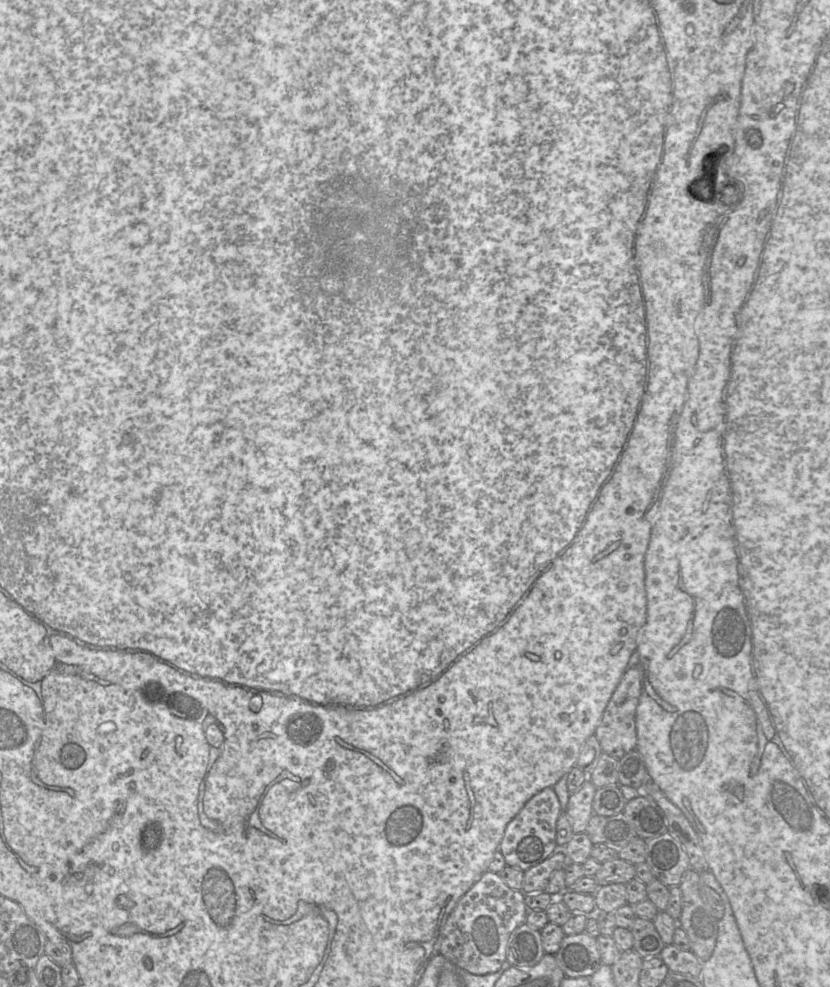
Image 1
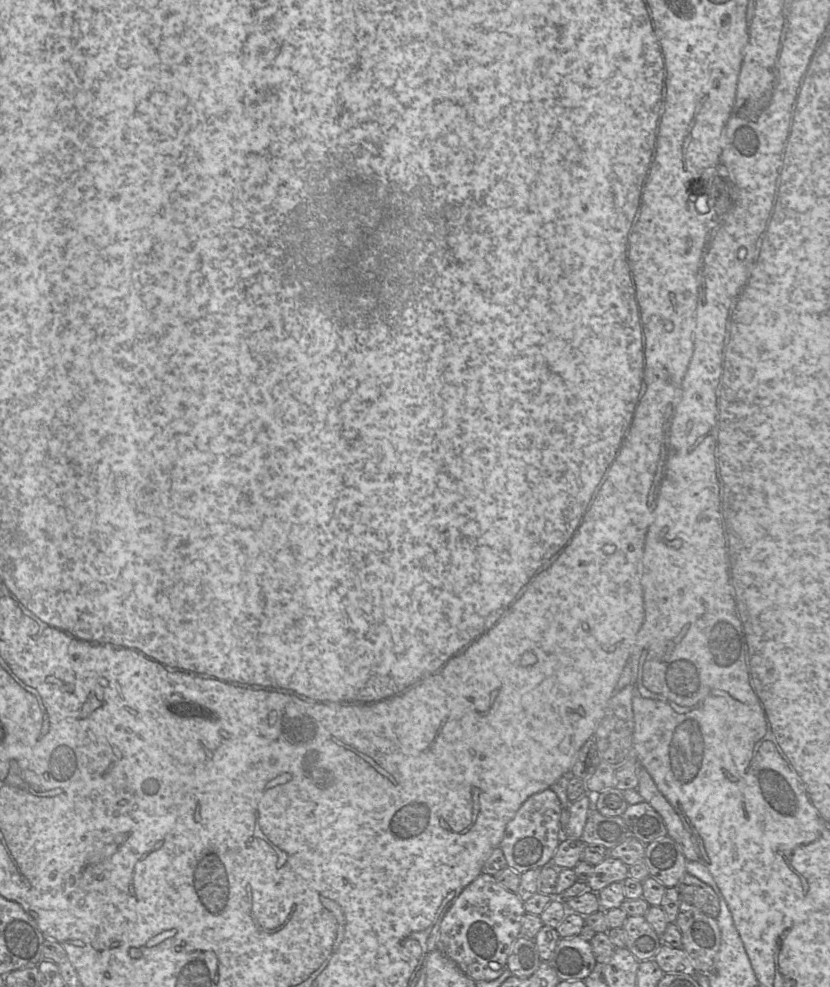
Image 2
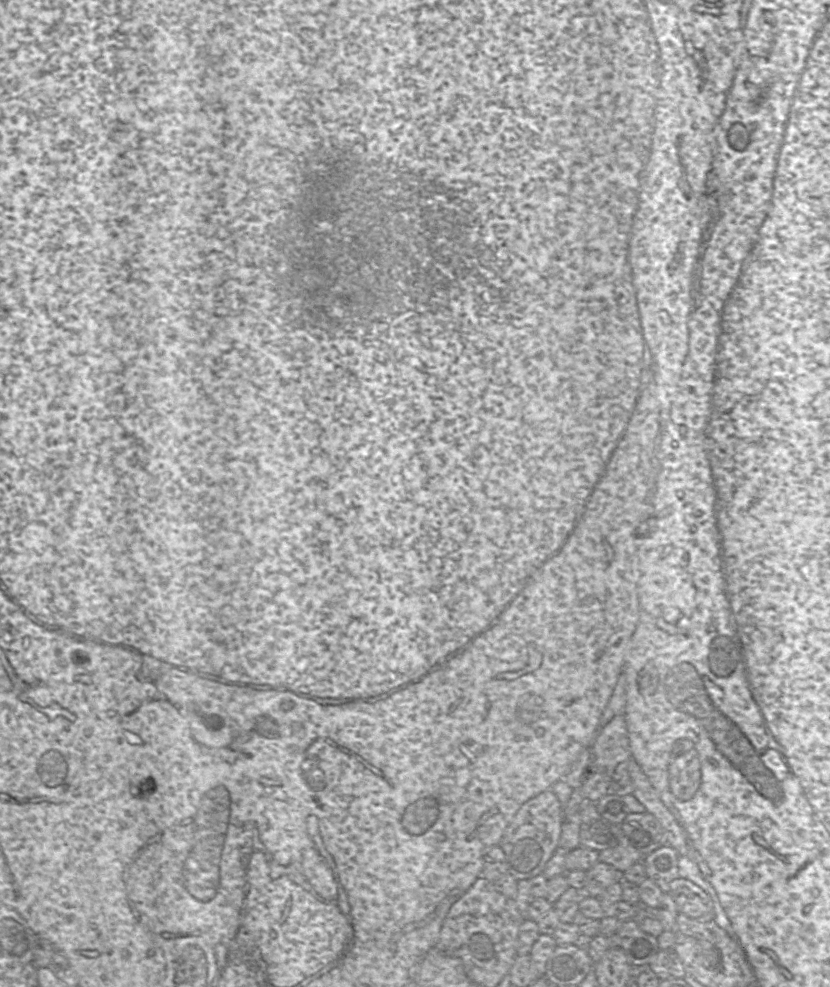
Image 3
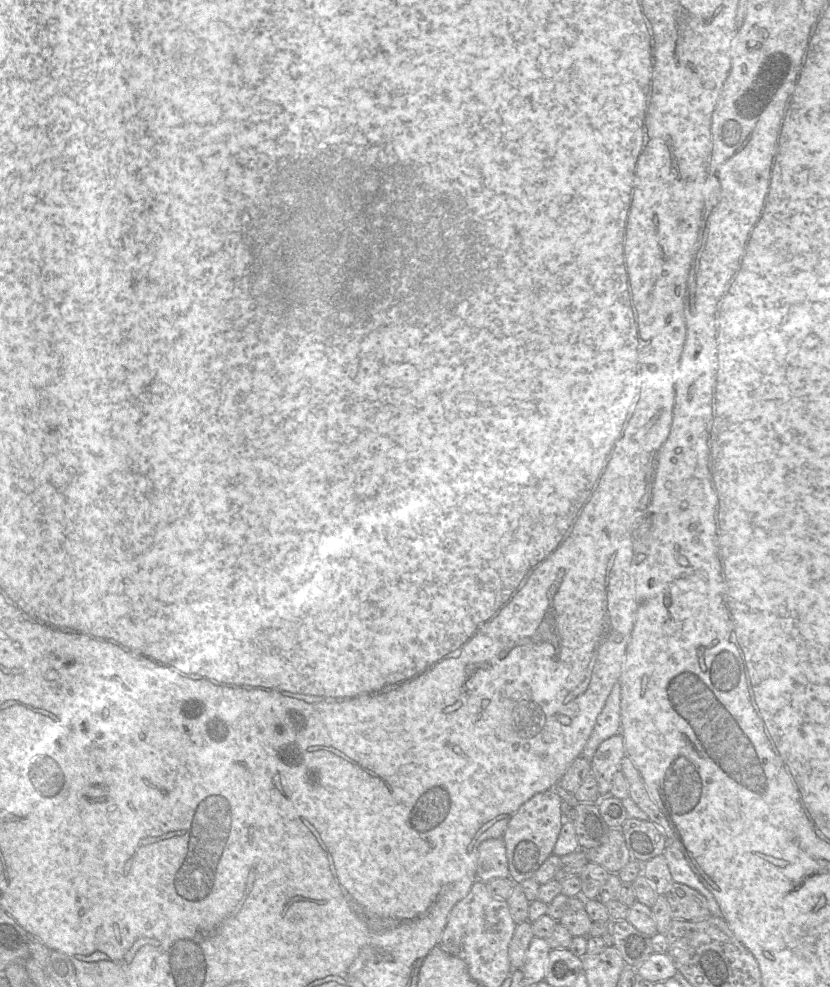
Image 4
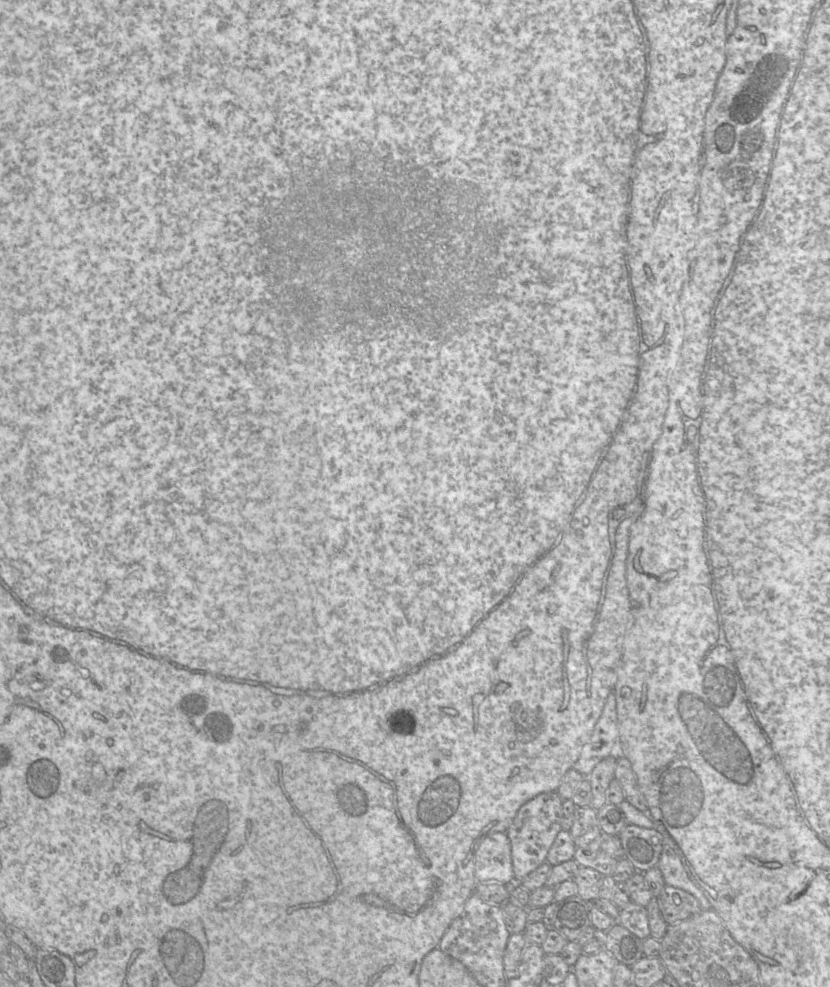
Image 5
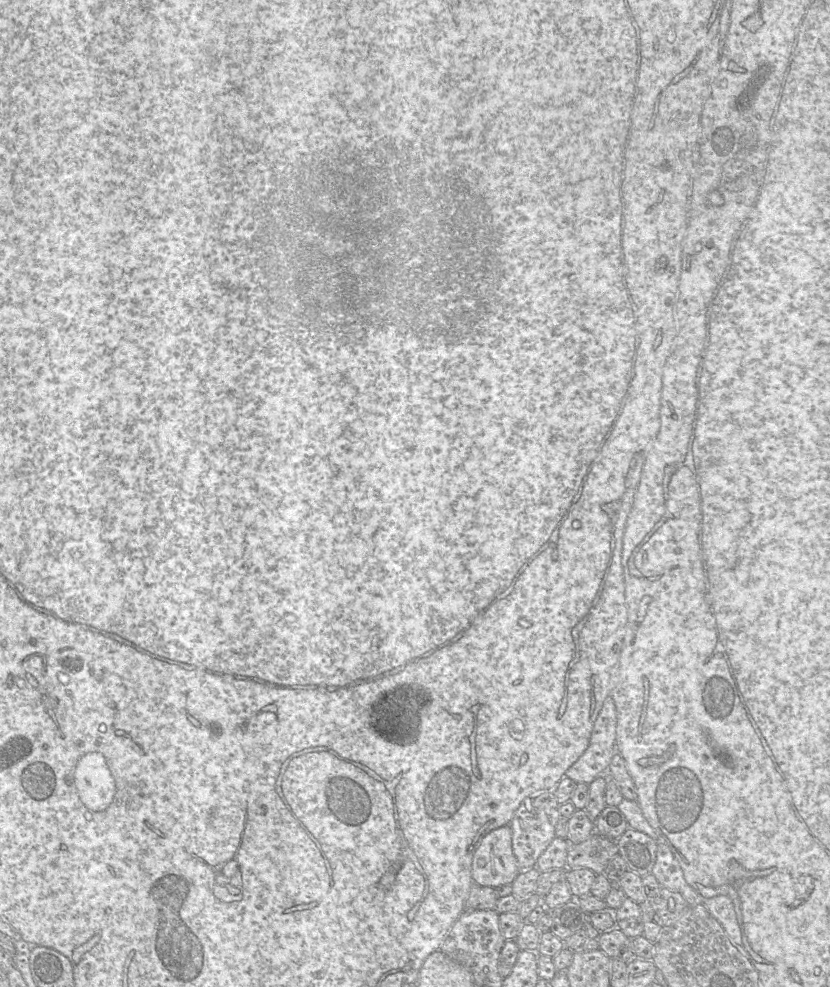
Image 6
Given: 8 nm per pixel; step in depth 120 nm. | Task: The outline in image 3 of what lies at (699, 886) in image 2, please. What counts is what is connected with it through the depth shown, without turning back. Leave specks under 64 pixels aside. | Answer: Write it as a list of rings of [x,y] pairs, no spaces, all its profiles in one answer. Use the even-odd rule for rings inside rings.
[[[679,877],[671,882],[667,893],[676,903],[679,913],[698,921],[714,921],[711,897],[692,881]]]

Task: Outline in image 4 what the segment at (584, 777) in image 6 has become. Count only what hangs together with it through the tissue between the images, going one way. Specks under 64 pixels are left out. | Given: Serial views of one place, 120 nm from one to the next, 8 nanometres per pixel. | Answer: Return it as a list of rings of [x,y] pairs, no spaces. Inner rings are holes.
[[[617,682],[596,719],[595,726],[580,757],[591,760],[599,745],[621,731],[621,685]]]

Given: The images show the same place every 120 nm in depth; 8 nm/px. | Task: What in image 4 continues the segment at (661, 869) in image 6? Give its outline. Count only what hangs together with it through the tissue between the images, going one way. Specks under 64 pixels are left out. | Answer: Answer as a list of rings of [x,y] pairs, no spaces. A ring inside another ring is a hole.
[[[667,846],[663,855],[666,858],[672,880],[697,890],[706,899],[710,915],[716,916],[717,913],[721,917],[721,910],[714,896],[699,881],[680,849]]]

